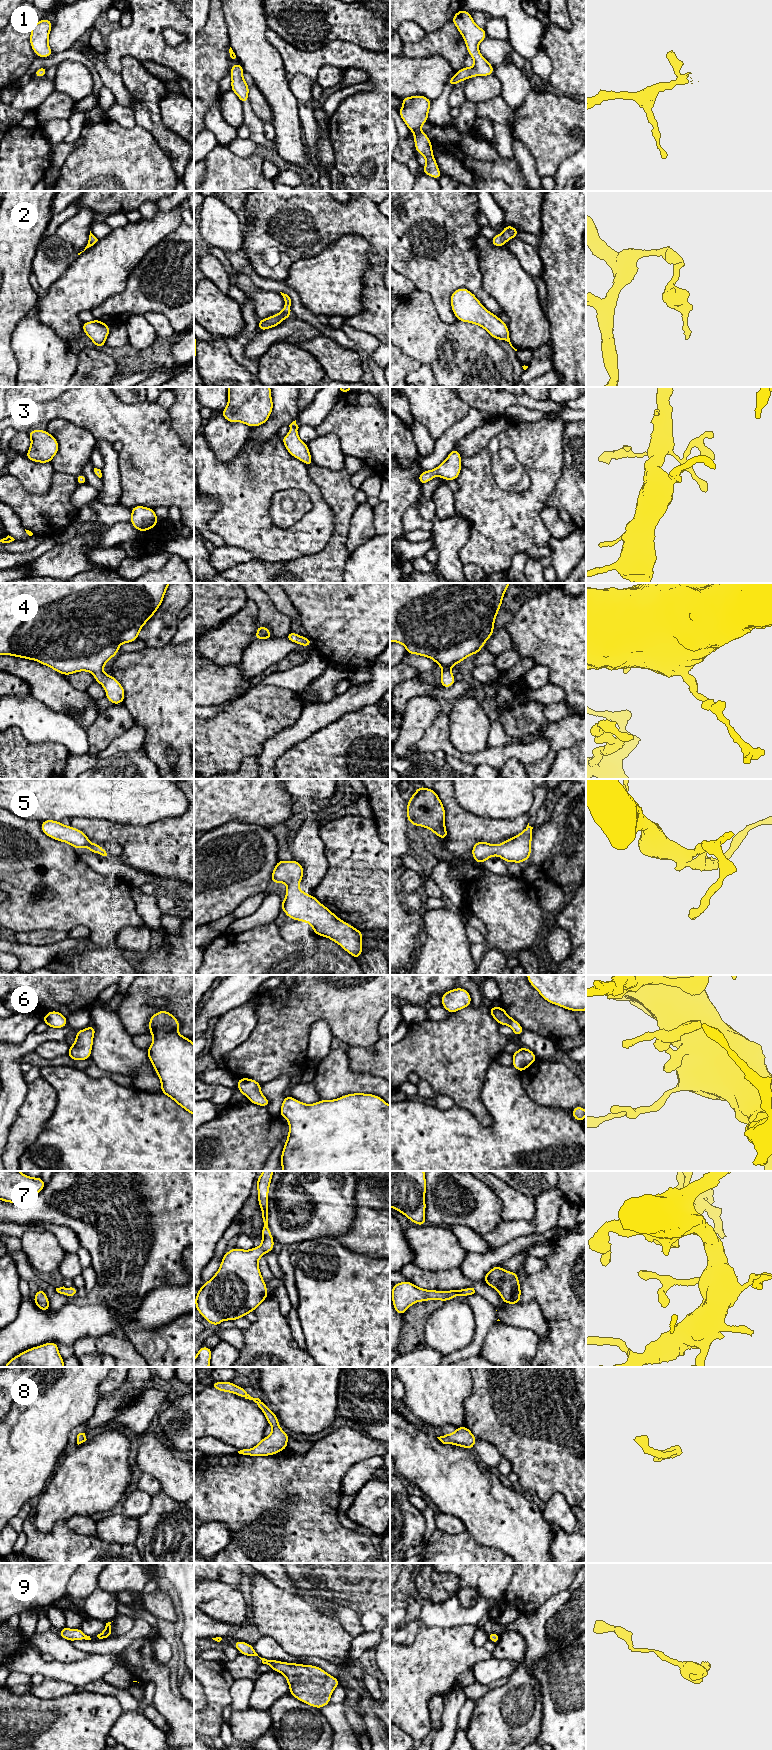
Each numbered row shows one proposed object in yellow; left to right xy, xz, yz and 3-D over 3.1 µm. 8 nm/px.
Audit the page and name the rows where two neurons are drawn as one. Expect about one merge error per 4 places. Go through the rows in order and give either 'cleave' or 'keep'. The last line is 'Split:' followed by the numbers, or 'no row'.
1: keep
2: keep
3: keep
4: keep
5: keep
6: keep
7: keep
8: keep
9: keep
Split: no row

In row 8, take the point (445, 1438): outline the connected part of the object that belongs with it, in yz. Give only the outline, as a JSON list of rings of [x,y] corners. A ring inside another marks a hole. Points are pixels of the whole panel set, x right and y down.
[[[464,1425],[462,1427],[457,1427],[455,1432],[451,1435],[443,1434],[437,1437],[443,1444],[453,1444],[455,1446],[460,1446],[471,1450],[477,1438],[471,1433],[471,1431]]]

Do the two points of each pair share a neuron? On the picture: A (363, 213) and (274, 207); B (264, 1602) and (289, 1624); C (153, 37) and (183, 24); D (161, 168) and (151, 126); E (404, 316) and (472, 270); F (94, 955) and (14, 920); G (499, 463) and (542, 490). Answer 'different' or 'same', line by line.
A: same
B: same
C: same
D: different
E: different
F: different
G: different

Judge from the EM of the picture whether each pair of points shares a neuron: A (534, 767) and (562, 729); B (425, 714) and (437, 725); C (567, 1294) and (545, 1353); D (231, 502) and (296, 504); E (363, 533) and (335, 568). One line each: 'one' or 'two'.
A: one
B: two
C: one
D: two
E: two

